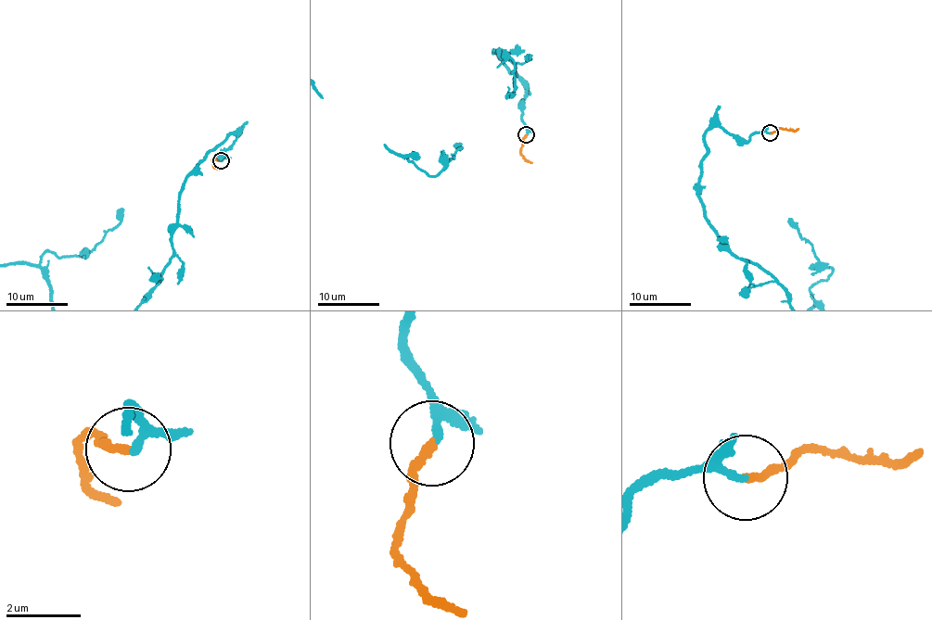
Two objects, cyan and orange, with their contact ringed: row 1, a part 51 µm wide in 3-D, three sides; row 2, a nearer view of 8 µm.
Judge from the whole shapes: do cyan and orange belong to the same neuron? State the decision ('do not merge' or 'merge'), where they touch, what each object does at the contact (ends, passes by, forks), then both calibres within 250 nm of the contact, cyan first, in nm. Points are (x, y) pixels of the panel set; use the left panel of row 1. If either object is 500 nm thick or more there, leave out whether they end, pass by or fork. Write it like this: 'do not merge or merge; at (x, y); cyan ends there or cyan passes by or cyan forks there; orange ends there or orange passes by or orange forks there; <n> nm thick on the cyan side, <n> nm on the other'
merge; at (221, 160); cyan ends there; orange ends there; 180 nm thick on the cyan side, 220 nm on the other

